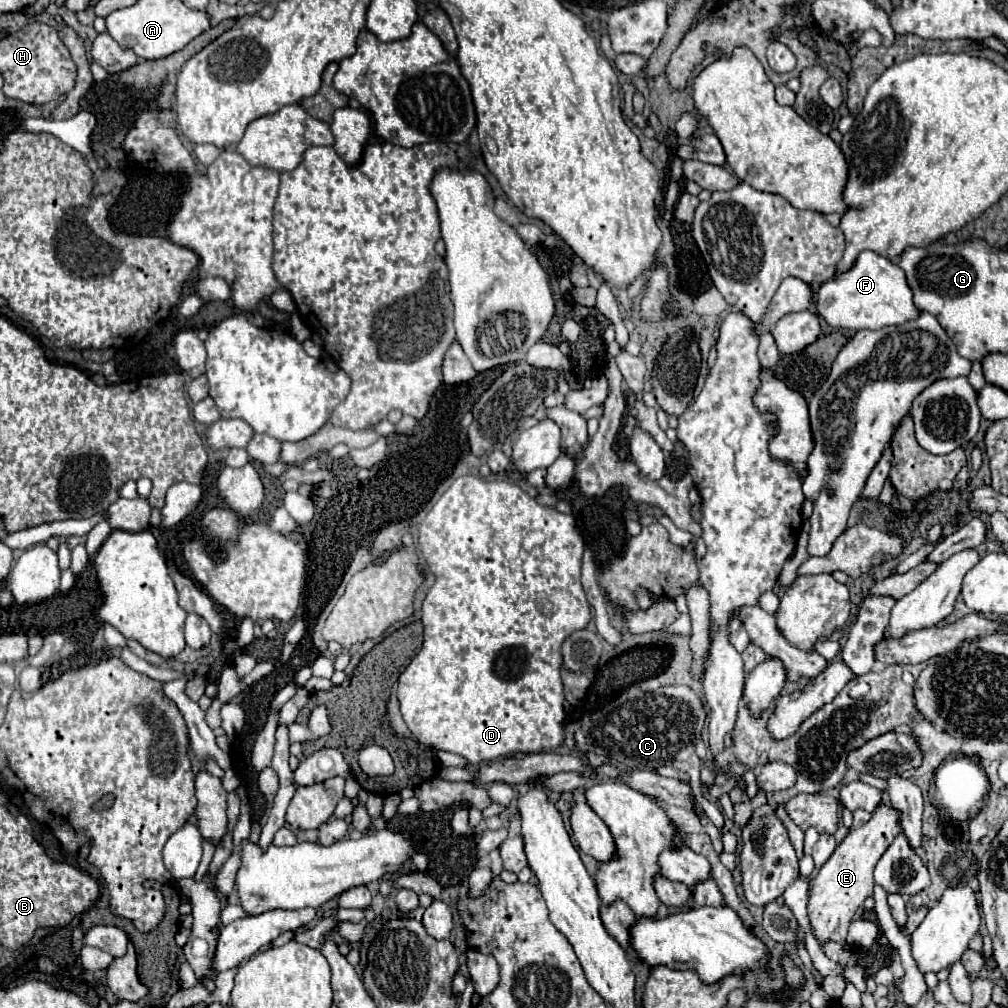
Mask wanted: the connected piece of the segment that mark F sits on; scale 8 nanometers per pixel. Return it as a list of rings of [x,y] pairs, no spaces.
[[[871,250],[861,252],[847,272],[835,272],[835,276],[819,288],[815,304],[817,314],[831,328],[843,330],[877,330],[891,324],[903,324],[919,314],[913,304],[913,294],[903,278],[903,270]]]

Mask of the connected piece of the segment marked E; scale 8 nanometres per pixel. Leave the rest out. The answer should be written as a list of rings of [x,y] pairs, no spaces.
[[[879,804],[879,808],[873,812],[873,818],[865,826],[849,830],[833,856],[821,866],[821,870],[813,878],[807,904],[811,932],[819,944],[825,944],[829,940],[845,940],[849,922],[853,920],[855,912],[863,906],[863,900],[867,896],[873,896],[873,868],[899,832],[899,814],[895,814],[895,810],[887,808],[885,804]]]

